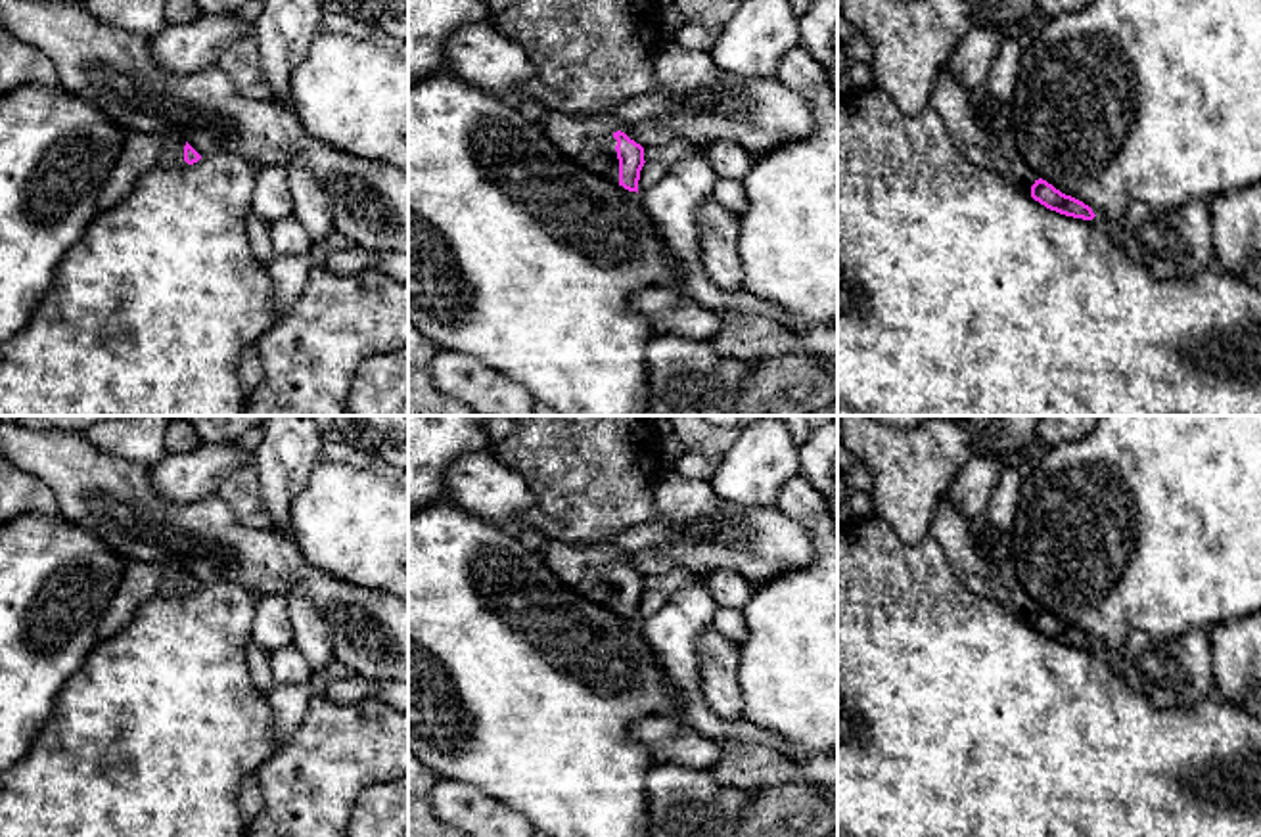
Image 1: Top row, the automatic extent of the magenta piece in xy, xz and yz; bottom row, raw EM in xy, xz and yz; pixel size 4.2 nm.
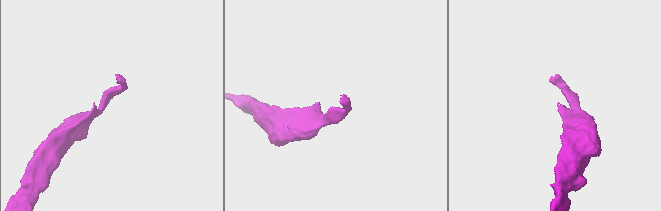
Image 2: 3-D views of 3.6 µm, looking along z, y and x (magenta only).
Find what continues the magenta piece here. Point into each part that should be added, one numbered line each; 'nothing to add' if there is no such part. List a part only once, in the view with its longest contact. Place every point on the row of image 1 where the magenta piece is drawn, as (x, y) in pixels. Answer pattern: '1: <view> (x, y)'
1: xz (589, 140)

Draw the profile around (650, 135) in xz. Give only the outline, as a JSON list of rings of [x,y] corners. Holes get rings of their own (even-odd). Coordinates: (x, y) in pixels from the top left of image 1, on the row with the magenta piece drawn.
[[[644,123],[638,126],[621,124],[619,130],[625,132],[636,144],[640,144],[644,149],[667,146],[675,140],[673,132],[661,123]]]

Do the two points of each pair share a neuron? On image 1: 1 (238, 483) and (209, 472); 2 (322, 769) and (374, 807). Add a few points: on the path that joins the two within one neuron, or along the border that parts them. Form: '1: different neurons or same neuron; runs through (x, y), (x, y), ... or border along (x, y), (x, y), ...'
1: different neurons; border along (250, 464), (236, 470), (215, 493)
2: different neurons; border along (388, 780), (368, 786), (349, 816)

